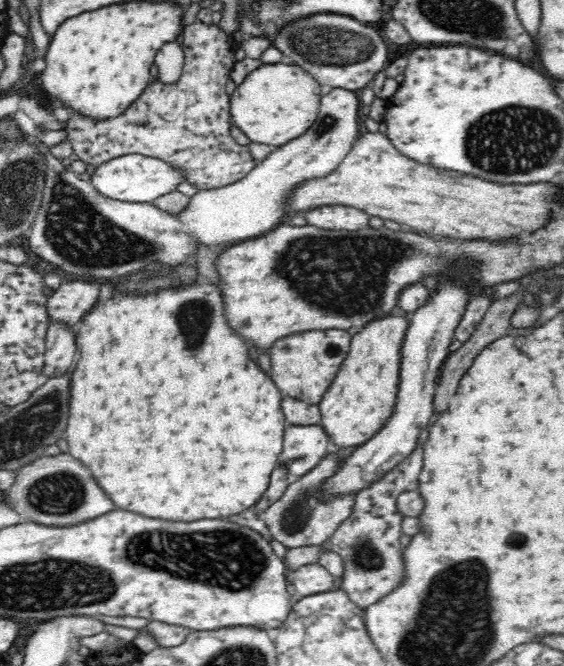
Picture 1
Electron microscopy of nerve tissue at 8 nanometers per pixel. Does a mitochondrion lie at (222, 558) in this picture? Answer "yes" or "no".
yes

